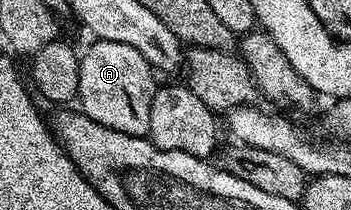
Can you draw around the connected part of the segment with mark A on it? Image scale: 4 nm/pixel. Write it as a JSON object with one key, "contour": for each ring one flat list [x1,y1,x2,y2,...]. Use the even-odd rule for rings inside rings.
{"contour":[[93,40,80,55,79,88,76,101,79,109,91,120,103,124,107,128,115,128,115,132,127,132,136,138,144,138,151,128,151,100,155,89,155,71,149,62,131,48,131,44,119,44,115,40]]}

